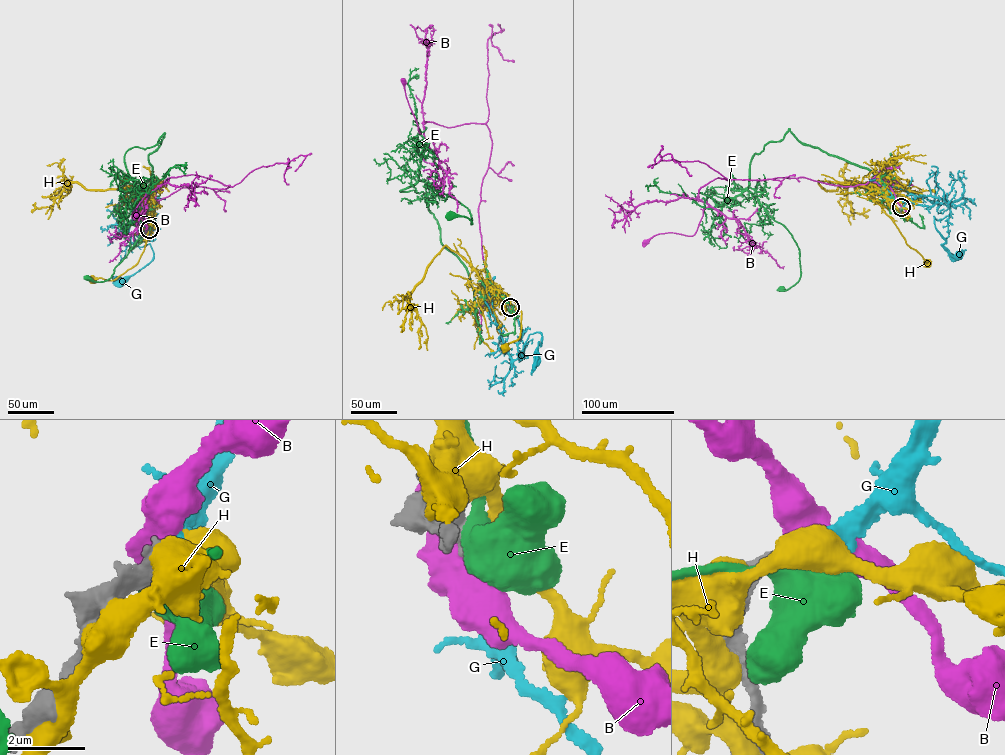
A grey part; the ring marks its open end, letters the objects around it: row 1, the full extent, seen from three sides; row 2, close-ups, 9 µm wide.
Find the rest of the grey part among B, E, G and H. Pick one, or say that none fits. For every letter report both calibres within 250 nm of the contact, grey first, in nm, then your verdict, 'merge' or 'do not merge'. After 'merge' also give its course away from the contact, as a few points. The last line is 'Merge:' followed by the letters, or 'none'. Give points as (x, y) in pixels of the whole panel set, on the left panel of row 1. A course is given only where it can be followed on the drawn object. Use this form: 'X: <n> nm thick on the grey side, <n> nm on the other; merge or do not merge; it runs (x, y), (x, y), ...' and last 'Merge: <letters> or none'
B: 440 nm thick on the grey side, 550 nm on the other; do not merge
E: 500 nm thick on the grey side, 420 nm on the other; do not merge
G: 440 nm thick on the grey side, 320 nm on the other; merge; it runs (149, 229), (151, 225), (150, 232), (138, 231), (130, 241), (139, 246), (149, 244), (151, 260), (120, 283)
H: 440 nm thick on the grey side, 700 nm on the other; do not merge
Merge: G

